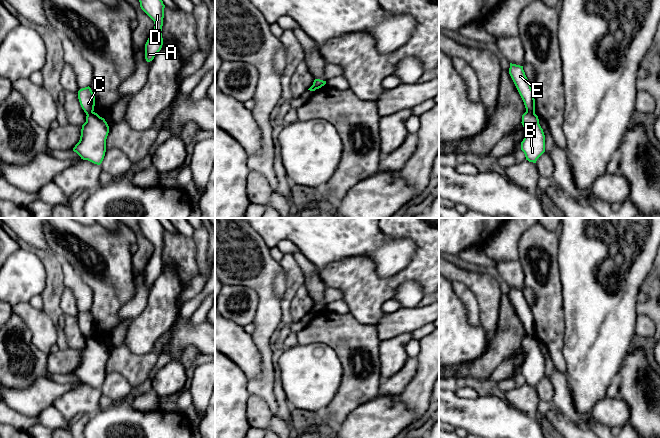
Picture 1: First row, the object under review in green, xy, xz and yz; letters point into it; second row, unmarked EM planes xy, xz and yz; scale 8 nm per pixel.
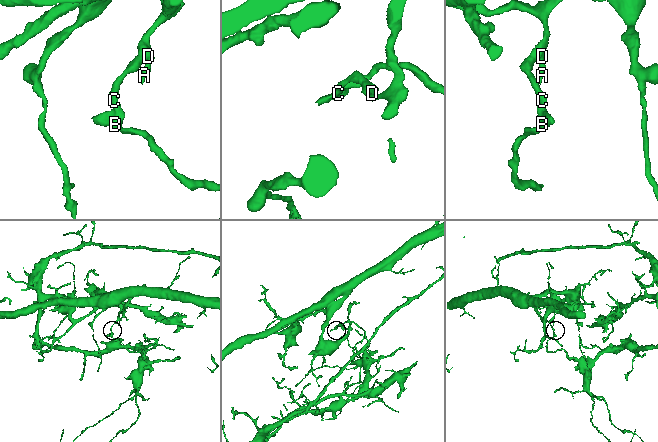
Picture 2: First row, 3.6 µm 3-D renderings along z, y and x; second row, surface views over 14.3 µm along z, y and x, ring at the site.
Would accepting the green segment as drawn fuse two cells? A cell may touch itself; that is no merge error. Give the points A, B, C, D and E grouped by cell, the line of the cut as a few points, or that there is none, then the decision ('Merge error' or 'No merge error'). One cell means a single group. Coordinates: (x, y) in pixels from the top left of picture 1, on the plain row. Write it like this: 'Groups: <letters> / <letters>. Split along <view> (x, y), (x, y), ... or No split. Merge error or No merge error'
Groups: A C D E / B. Split along yz (526, 334), (534, 337). Merge error

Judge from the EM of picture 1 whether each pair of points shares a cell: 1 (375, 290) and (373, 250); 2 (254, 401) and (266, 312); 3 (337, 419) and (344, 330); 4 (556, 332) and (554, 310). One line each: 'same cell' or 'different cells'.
1: different cells
2: different cells
3: same cell
4: same cell

